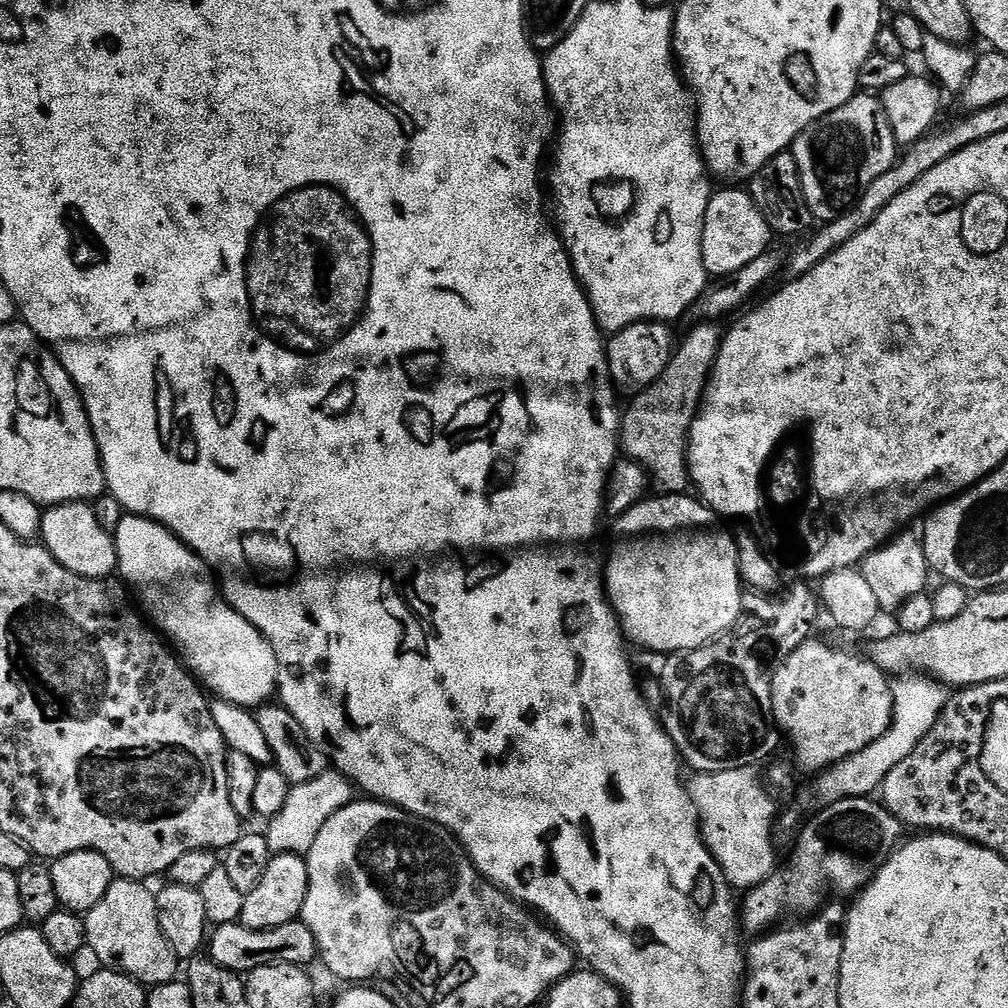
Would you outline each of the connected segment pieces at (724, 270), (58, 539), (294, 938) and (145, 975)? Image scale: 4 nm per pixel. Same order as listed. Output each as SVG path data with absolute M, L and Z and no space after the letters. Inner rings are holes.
M728 186L725 192L717 191L706 206L704 225L702 226L702 262L708 276L712 278L730 278L742 266L754 262L763 252L769 251L768 244L774 239L774 233L768 227L766 218L747 191L739 192L739 187Z
M69 502L49 507L40 522L40 536L49 554L76 576L87 580L103 580L117 571L116 541L113 533L104 529L88 502Z
M292 920L286 926L255 932L239 922L213 927L206 944L207 955L218 966L237 974L247 974L262 966L298 964L308 966L317 959L316 939L300 920Z
M113 879L112 884L102 894L102 902L94 906L84 916L86 944L96 955L97 965L113 972L121 972L145 986L165 984L177 979L178 961L174 950L158 926L156 892L148 889L147 883L138 880Z

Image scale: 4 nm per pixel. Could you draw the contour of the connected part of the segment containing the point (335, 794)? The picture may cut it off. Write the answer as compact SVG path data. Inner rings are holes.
M335 770L326 771L305 784L291 785L288 789L286 804L282 806L278 815L267 821L268 849L273 854L281 852L307 854L314 838L318 838L322 826L326 826L326 822L330 822L330 818L334 818L334 814L338 814L338 810L353 803L352 792L354 793L352 781Z

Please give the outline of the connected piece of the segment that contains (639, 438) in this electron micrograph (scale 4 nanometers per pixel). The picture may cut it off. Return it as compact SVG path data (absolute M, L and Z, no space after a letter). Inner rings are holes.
M696 322L700 324L696 324L693 326L692 329L689 330L688 333L684 336L684 341L679 341L678 347L673 351L672 357L670 358L670 362L668 363L668 368L666 371L661 374L649 388L644 388L640 392L635 393L631 397L632 405L629 406L627 409L626 407L623 409L621 418L620 418L620 434L618 437L618 448L621 453L627 459L636 460L642 467L644 467L648 475L650 477L651 483L653 485L656 484L661 493L664 494L684 494L689 491L690 488L690 481L688 478L688 430L692 425L692 418L696 415L698 411L698 403L700 402L702 395L704 393L704 385L707 383L708 375L712 372L712 364L716 360L716 355L718 354L718 350L720 349L720 341L722 339L722 332L721 329L716 329L717 325L712 322Z

